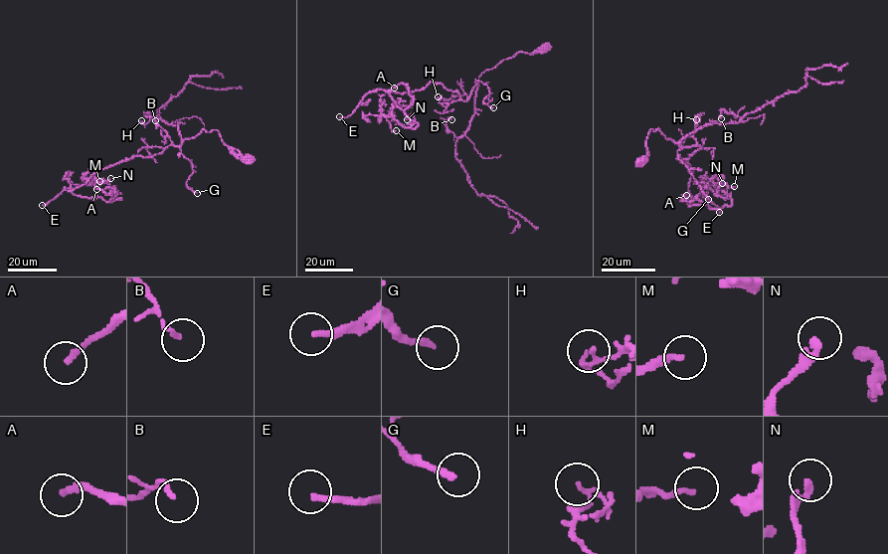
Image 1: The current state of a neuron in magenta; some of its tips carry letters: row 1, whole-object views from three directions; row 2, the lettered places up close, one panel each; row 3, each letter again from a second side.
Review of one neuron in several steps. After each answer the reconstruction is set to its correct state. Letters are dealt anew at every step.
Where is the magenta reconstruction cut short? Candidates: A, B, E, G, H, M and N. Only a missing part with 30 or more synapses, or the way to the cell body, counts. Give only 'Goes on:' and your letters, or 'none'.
Goes on: E

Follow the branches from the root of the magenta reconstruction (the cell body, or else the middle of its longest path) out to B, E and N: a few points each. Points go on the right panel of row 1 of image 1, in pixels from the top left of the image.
B: (642, 161), (651, 129), (679, 142), (703, 126), (742, 117), (722, 109), (721, 118)
E: (642, 161), (651, 129), (682, 146), (699, 145), (680, 158), (692, 170), (688, 191), (719, 212)
N: (642, 161), (658, 128), (700, 146), (680, 158), (692, 170), (688, 204), (729, 206), (716, 195), (722, 183)

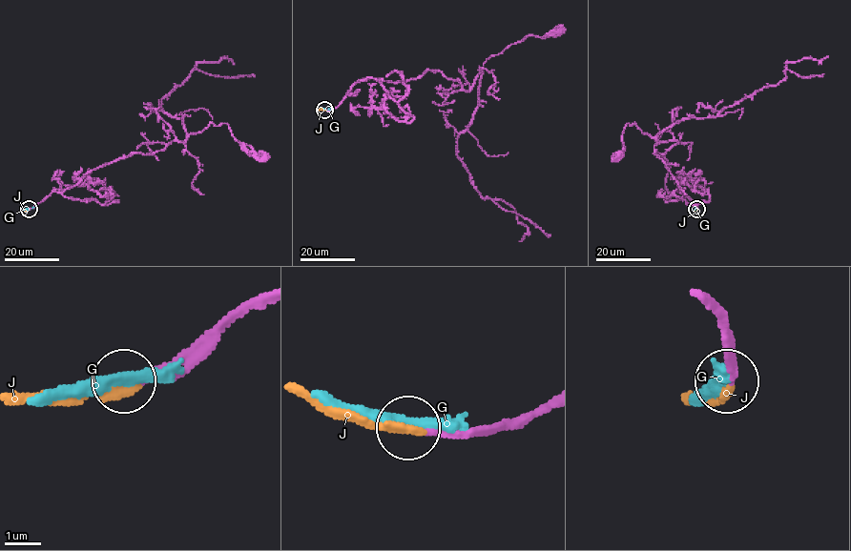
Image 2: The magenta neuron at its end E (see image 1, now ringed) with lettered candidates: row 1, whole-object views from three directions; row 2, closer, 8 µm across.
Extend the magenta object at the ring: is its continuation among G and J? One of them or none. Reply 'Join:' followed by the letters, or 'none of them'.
Join: J

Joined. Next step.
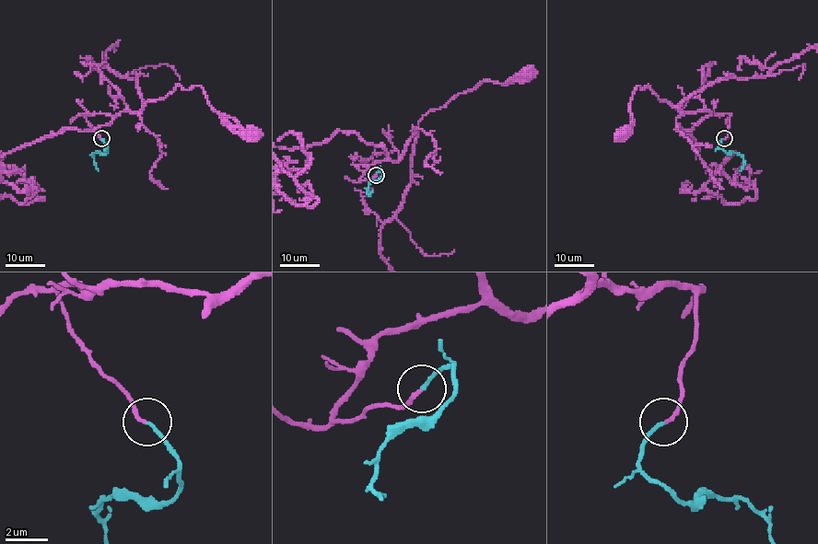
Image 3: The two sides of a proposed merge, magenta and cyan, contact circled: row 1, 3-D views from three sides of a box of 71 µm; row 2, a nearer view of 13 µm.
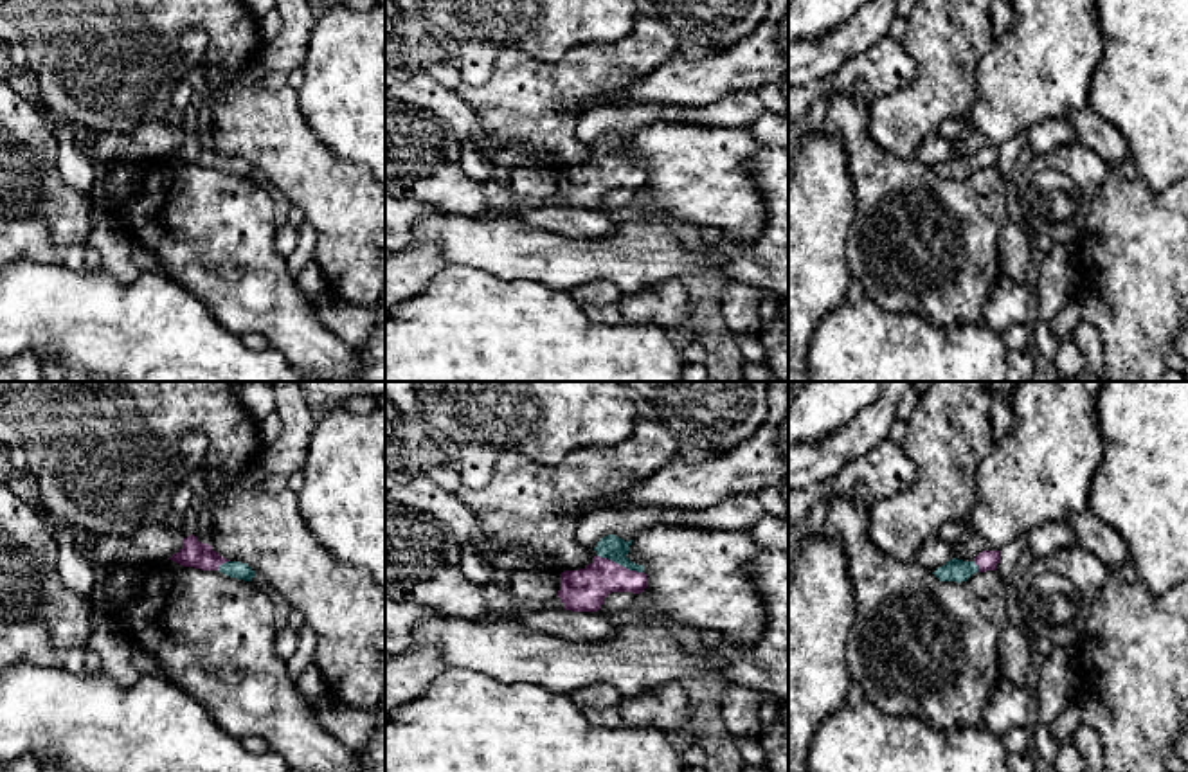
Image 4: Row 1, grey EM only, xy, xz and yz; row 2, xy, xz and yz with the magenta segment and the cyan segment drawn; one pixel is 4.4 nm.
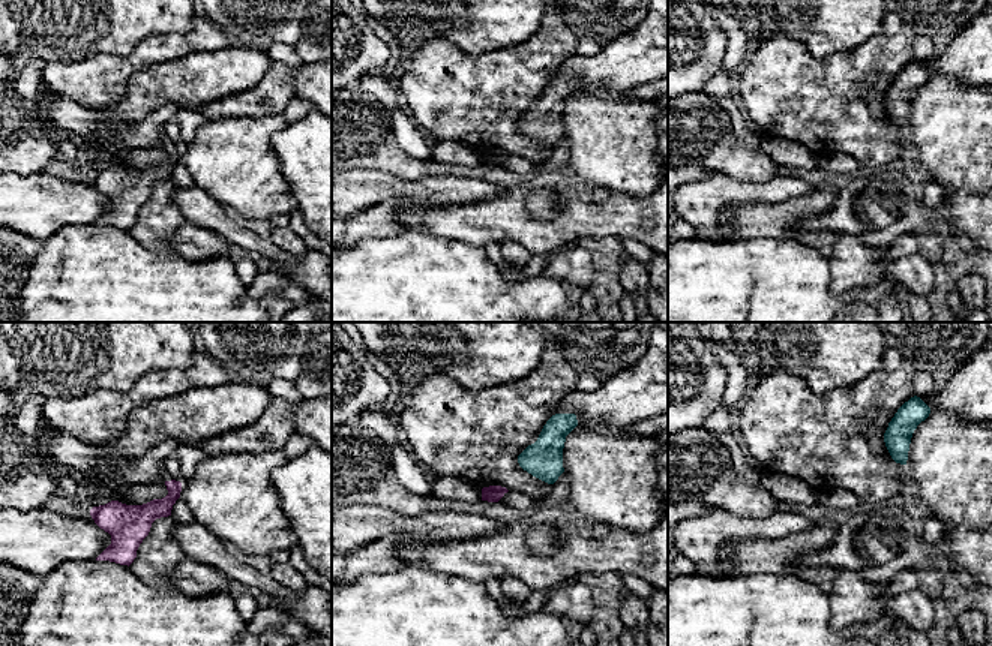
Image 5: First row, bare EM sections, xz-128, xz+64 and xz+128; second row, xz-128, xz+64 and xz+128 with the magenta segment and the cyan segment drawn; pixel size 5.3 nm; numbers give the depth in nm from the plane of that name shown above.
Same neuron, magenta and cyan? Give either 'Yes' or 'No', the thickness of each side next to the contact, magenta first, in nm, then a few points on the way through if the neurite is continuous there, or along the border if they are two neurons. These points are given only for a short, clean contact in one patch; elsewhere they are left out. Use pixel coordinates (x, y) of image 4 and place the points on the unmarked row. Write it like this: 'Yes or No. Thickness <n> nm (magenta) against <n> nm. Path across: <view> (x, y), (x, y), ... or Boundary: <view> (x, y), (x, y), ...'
Yes. Thickness 190 nm (magenta) against 110 nm. Path across: xz (580, 188), (618, 161), (612, 144)

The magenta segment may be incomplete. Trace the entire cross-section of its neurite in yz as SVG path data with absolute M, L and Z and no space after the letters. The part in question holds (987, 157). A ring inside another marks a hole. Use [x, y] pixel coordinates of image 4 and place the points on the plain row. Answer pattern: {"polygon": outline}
{"polygon": "M983 148L972 158L952 155L945 162L938 164L932 171L940 178L967 178L974 169L995 167L999 160L999 148Z"}

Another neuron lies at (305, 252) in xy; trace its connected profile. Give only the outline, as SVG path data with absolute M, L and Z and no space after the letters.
M304 221L299 227L299 241L295 250L286 257L286 266L293 277L306 268L311 261L315 261L315 245L317 245L317 232L315 229Z

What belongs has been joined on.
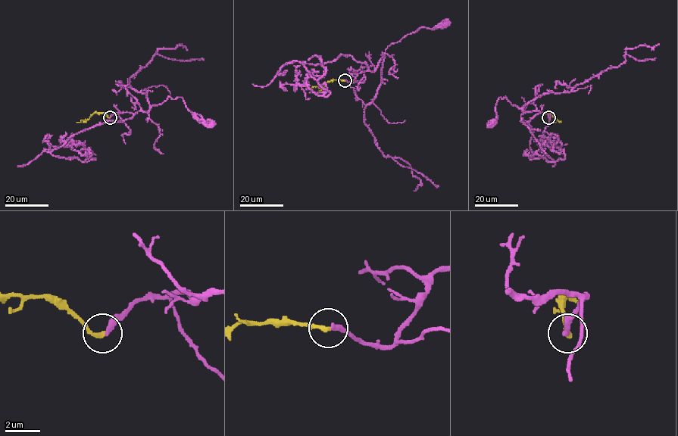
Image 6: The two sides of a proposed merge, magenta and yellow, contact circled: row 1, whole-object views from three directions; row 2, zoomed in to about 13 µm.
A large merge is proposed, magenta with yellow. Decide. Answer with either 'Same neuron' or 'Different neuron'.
Same neuron

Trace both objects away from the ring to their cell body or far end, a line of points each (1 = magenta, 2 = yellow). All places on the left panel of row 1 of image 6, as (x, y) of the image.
1: (110, 117), (114, 113), (147, 111), (169, 97), (172, 99), (179, 97), (187, 107), (209, 123)
2: (110, 117), (102, 113), (93, 113), (87, 119), (76, 122)

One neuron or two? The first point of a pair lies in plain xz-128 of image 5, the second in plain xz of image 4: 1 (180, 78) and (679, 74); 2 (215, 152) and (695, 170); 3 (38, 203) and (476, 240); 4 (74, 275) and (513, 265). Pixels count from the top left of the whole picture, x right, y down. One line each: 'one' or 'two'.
1: one
2: one
3: one
4: two

